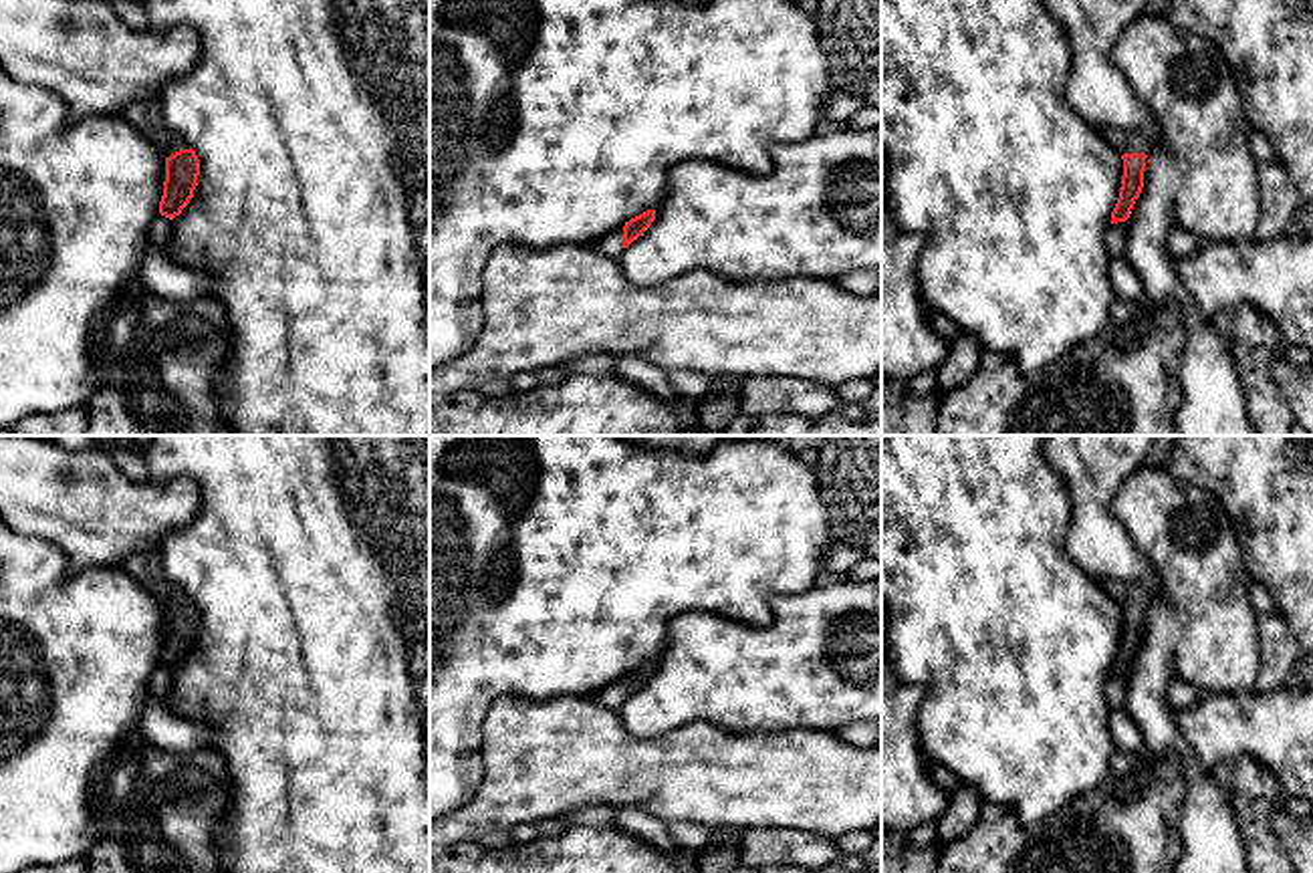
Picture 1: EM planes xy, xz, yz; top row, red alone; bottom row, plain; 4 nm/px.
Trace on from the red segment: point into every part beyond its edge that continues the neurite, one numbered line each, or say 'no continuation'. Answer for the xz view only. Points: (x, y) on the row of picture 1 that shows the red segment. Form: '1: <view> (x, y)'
1: xz (612, 244)

